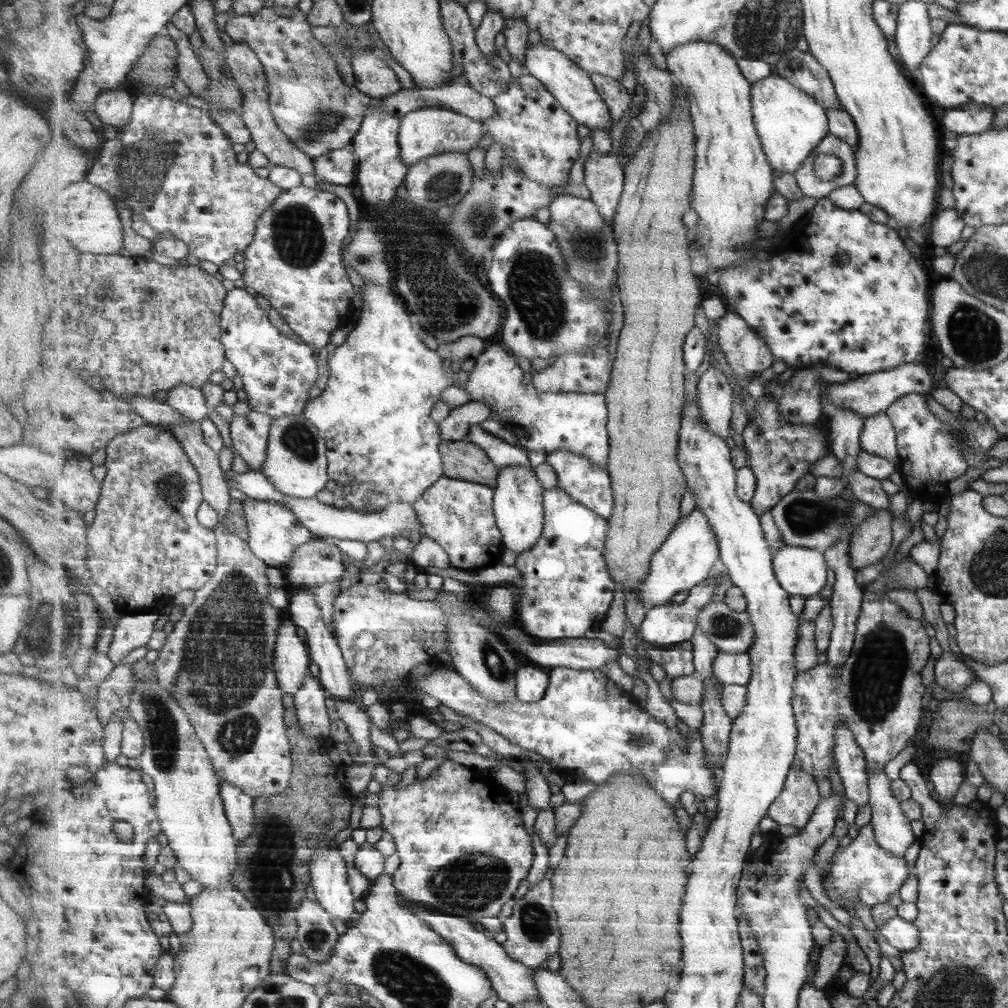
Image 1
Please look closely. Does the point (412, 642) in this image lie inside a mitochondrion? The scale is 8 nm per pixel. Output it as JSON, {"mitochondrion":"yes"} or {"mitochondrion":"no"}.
{"mitochondrion":"no"}

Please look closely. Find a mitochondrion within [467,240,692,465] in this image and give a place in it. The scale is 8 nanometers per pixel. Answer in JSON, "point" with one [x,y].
{"point":[535,285]}

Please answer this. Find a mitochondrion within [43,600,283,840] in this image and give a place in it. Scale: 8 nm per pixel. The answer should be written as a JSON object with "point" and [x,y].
{"point":[163,730]}

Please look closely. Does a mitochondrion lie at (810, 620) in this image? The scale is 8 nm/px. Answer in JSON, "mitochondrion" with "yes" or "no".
{"mitochondrion":"no"}

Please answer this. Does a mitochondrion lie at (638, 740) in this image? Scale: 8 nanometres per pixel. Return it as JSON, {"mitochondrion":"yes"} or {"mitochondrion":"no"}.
{"mitochondrion":"yes"}

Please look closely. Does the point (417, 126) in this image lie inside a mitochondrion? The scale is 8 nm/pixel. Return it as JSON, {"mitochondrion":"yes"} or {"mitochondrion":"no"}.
{"mitochondrion":"no"}

